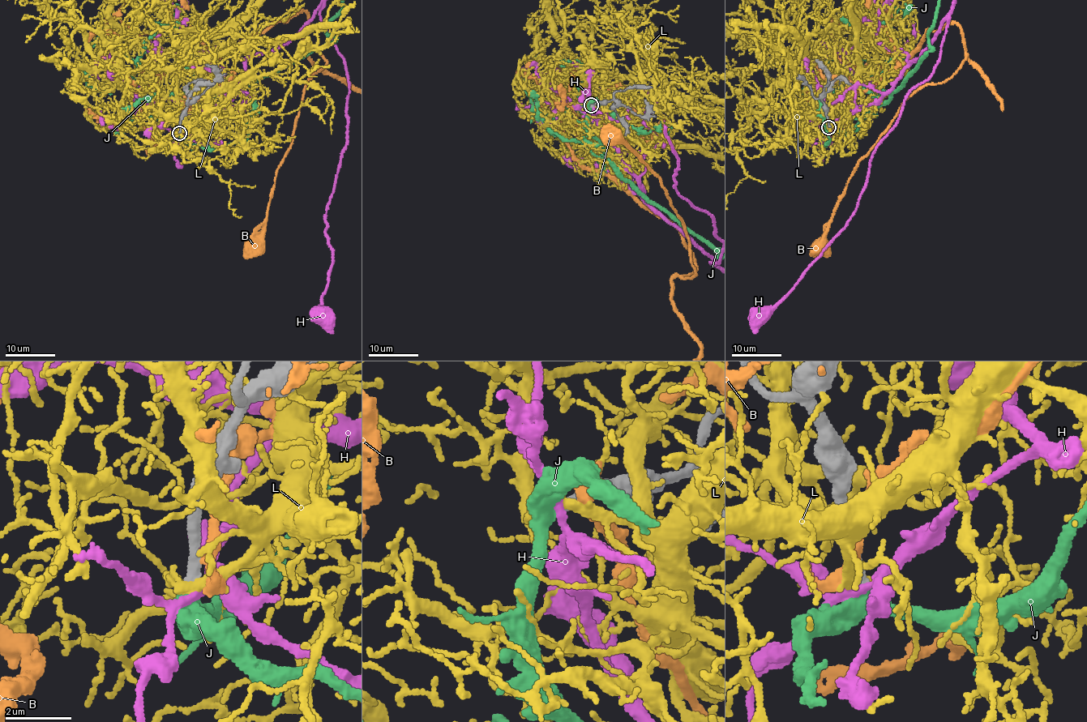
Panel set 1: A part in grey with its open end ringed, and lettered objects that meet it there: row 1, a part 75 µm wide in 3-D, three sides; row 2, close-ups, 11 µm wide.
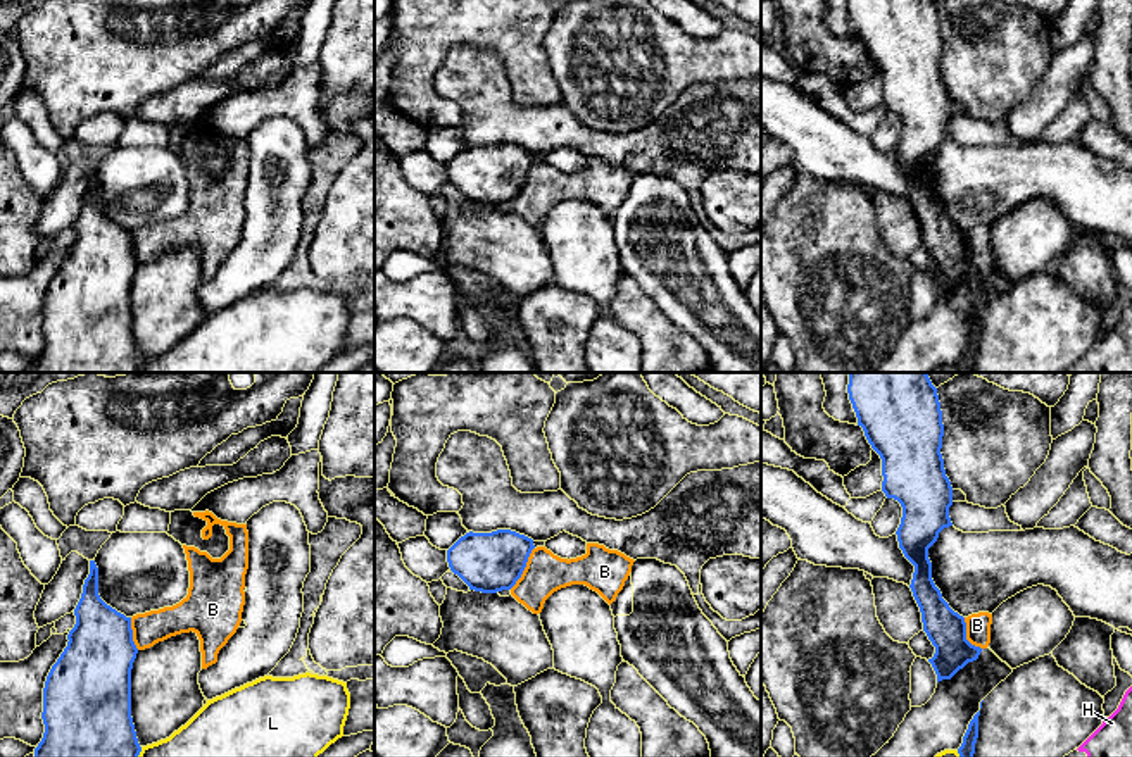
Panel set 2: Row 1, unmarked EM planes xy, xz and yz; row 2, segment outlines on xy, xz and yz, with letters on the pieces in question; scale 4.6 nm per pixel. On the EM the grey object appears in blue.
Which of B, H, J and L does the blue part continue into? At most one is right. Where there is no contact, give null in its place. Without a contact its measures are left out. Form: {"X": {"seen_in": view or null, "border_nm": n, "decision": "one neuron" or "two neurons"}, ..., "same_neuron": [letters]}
{"B": {"seen_in": "xz", "border_nm": 240, "decision": "two neurons"}, "H": {"seen_in": null, "decision": "two neurons"}, "J": {"seen_in": null, "decision": "one neuron"}, "L": {"seen_in": "xy", "border_nm": 60, "decision": "two neurons"}, "same_neuron": ["J"]}

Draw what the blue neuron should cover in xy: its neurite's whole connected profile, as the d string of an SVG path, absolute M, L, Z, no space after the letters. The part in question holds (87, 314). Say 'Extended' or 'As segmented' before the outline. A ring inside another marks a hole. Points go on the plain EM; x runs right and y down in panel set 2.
As segmented. M90 174L76 238L43 302L45 347L35 372L138 372L131 331L131 283L138 262L131 231L98 209L98 181Z

